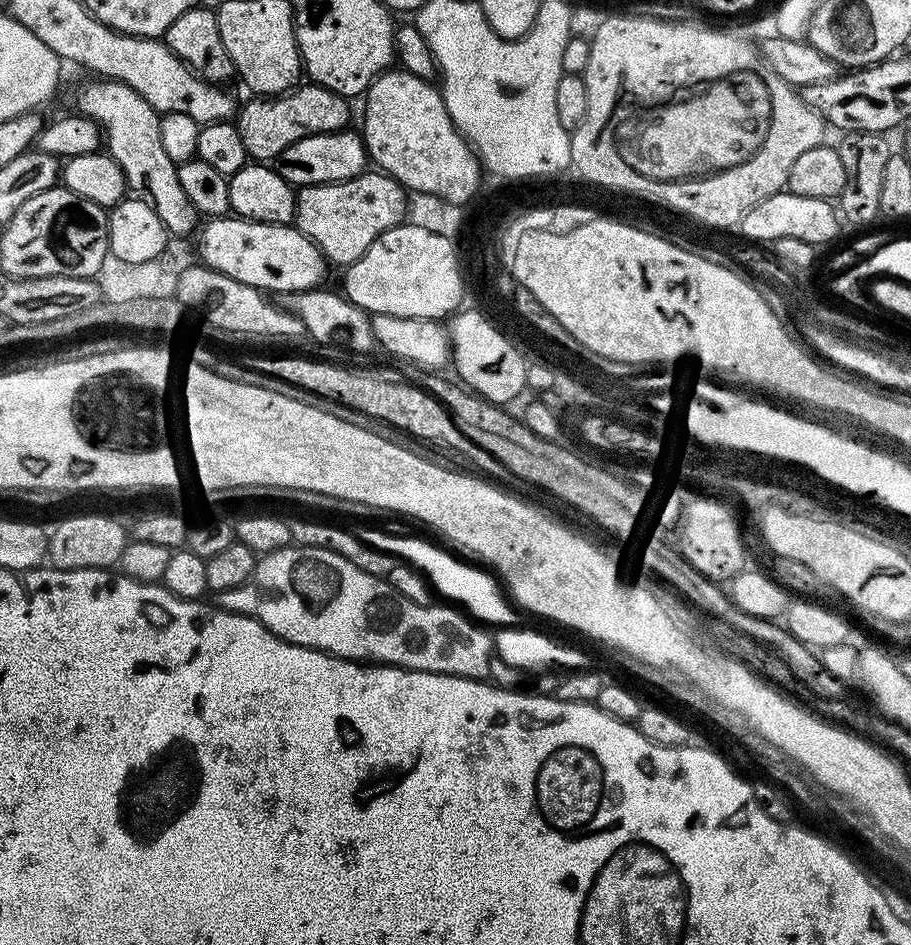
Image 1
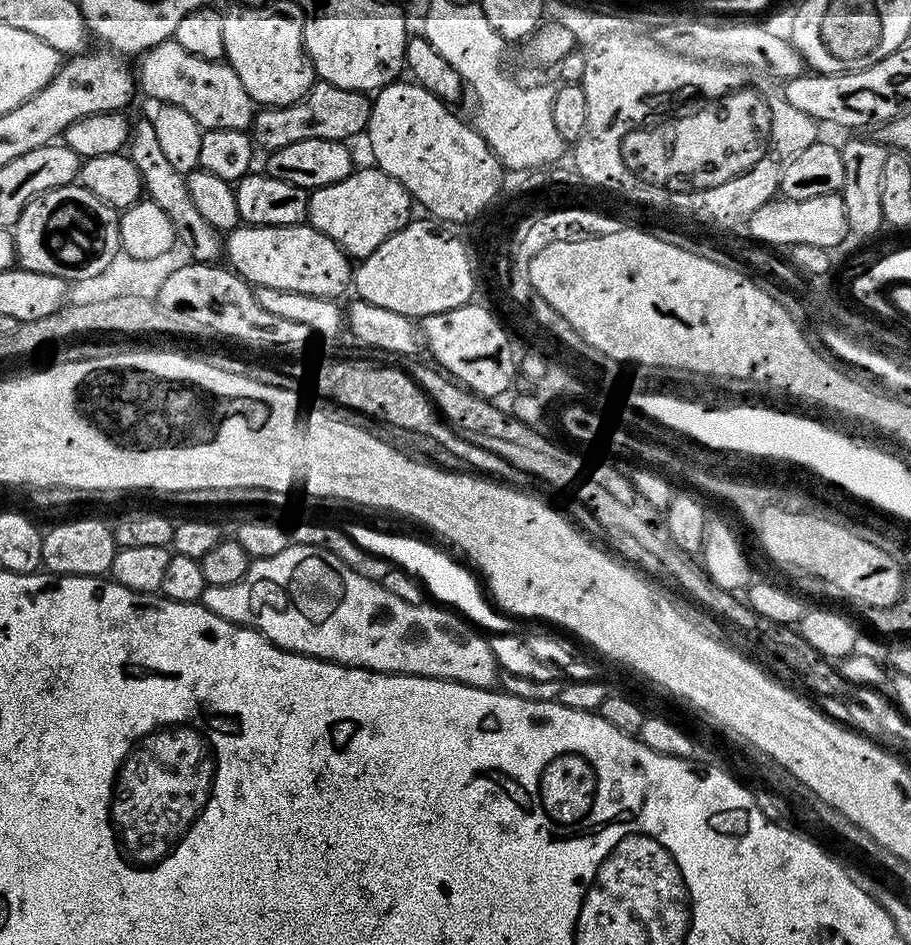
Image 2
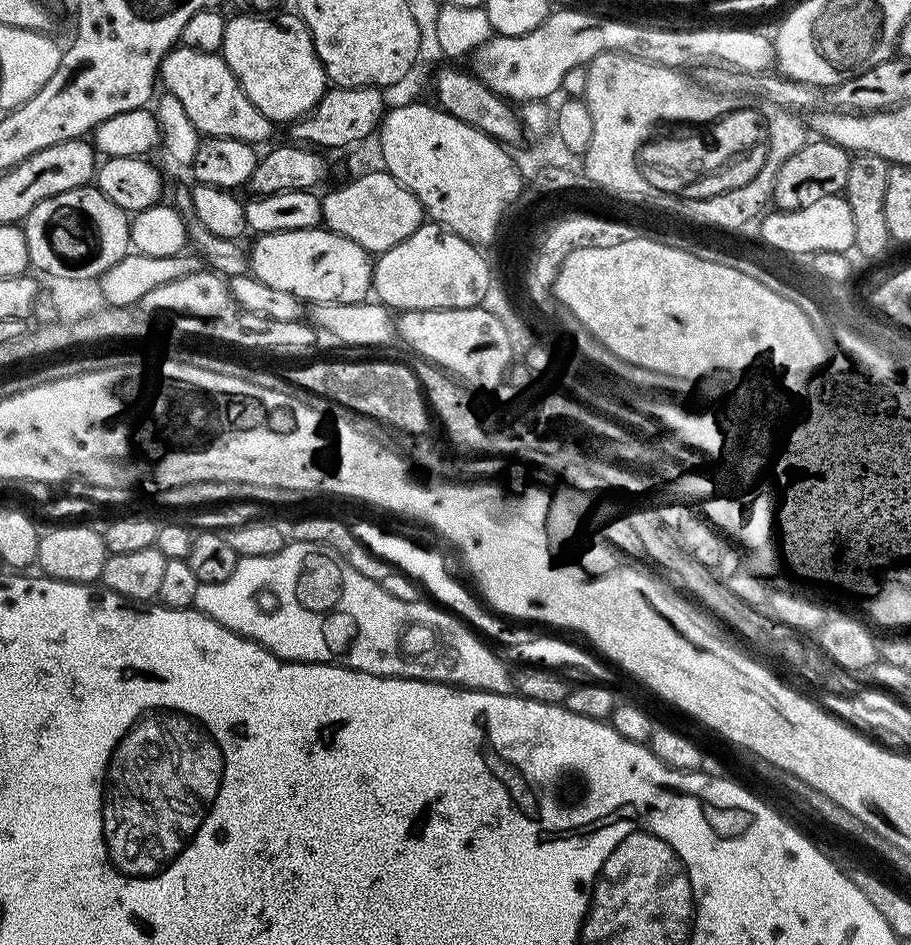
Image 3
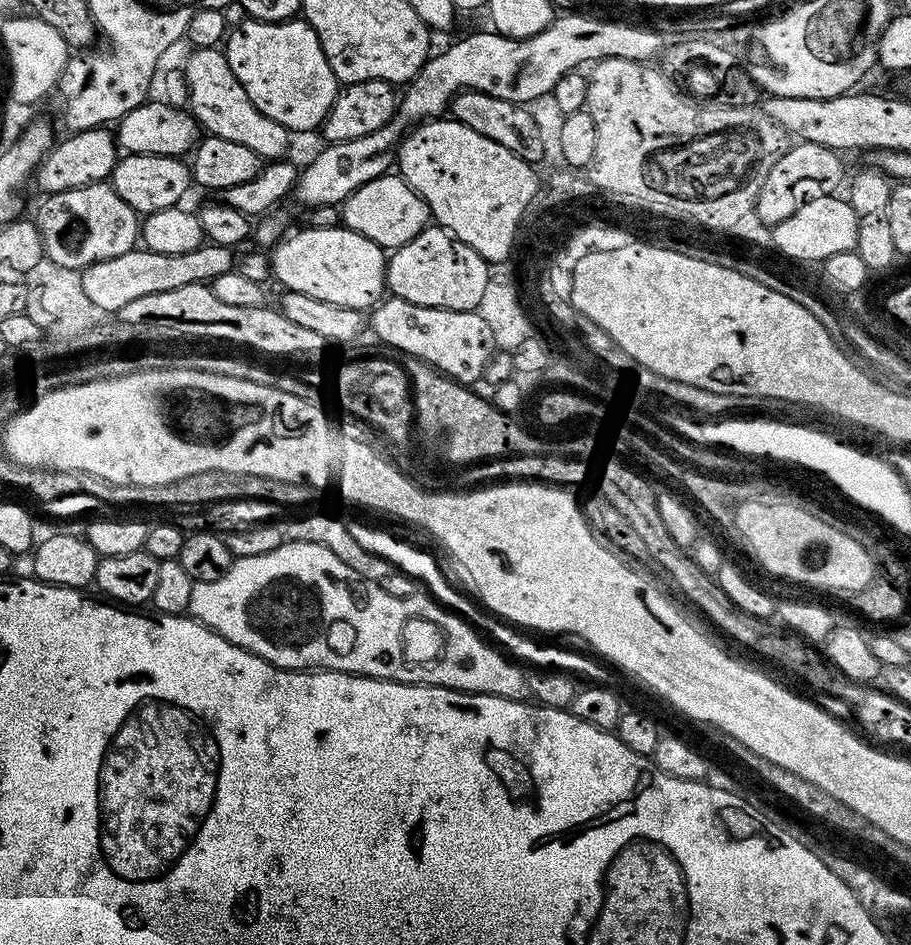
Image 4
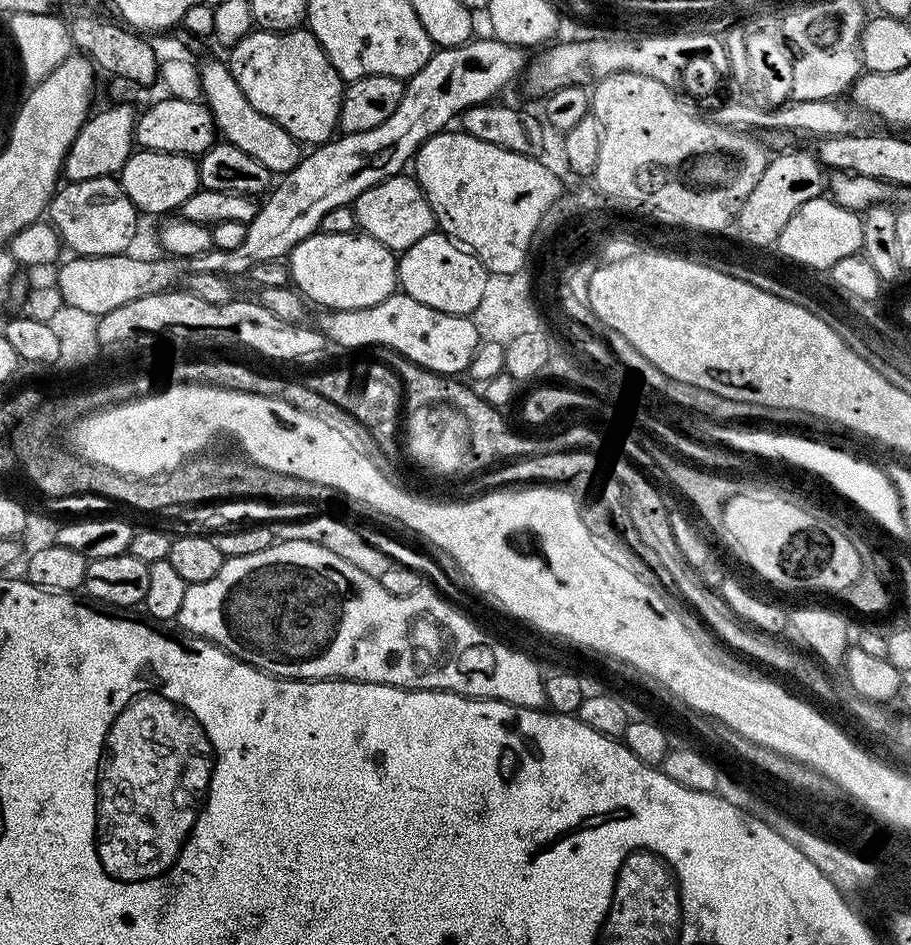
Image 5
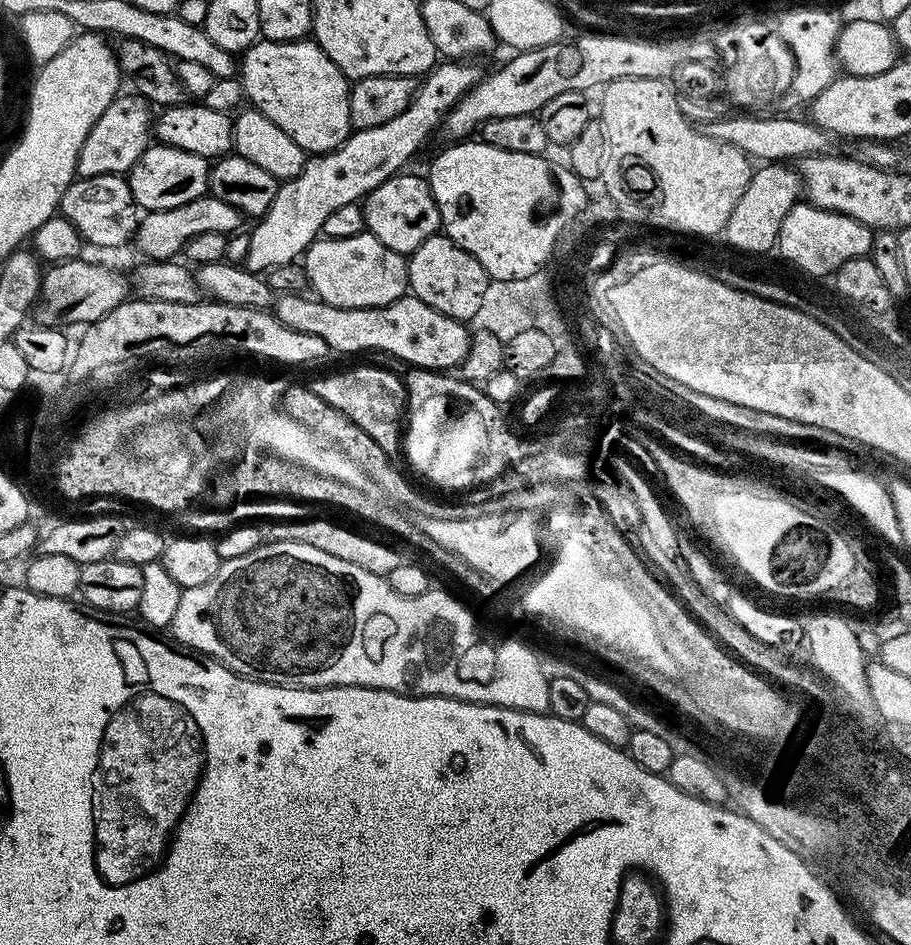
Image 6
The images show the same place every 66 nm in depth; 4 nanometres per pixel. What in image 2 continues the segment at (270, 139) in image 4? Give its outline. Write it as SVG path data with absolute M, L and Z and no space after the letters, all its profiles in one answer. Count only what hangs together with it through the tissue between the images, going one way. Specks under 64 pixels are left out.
M173 38L163 40L158 46L154 46L149 52L139 57L140 76L138 72L138 88L148 96L153 96L156 102L163 102L170 106L176 106L186 110L193 122L202 130L238 130L243 132L251 129L252 121L256 118L257 105L252 103L250 94L246 94L246 86L234 74L234 70L227 62L207 60L190 54L190 50L182 50L178 42Z

